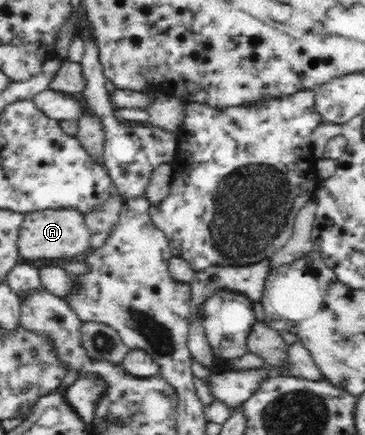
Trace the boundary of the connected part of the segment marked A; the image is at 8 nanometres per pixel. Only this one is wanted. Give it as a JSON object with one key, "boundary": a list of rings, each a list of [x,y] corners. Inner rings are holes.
{"boundary":[[[68,209],[45,210],[24,215],[18,230],[17,250],[19,257],[28,257],[28,261],[38,259],[72,259],[77,255],[87,255],[91,251],[91,233],[80,212]]]}

